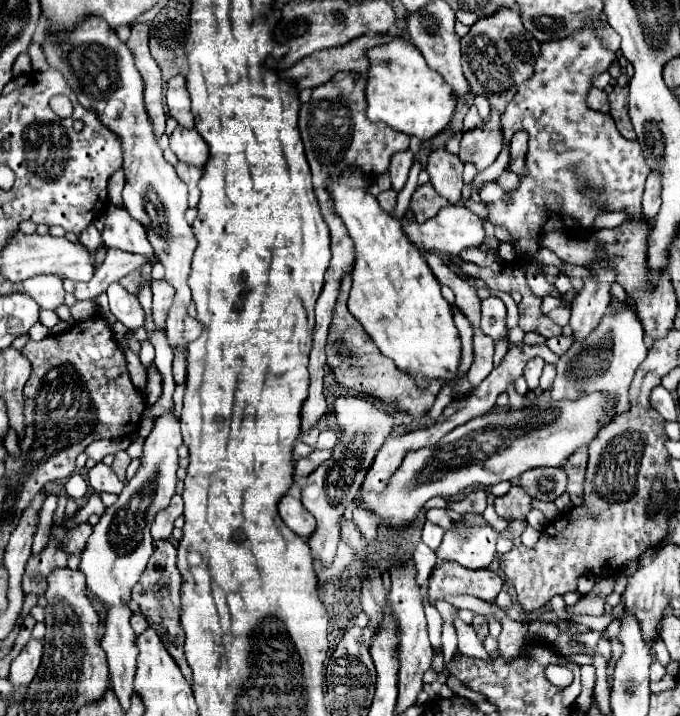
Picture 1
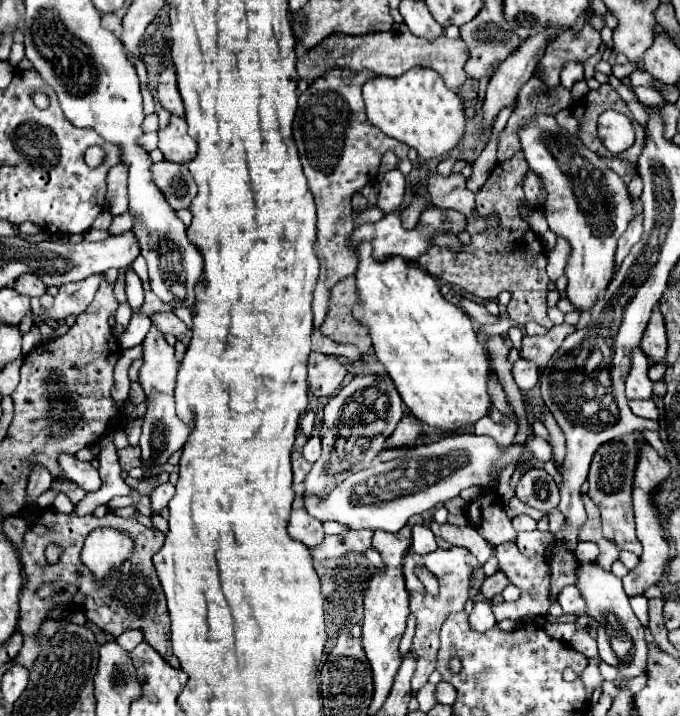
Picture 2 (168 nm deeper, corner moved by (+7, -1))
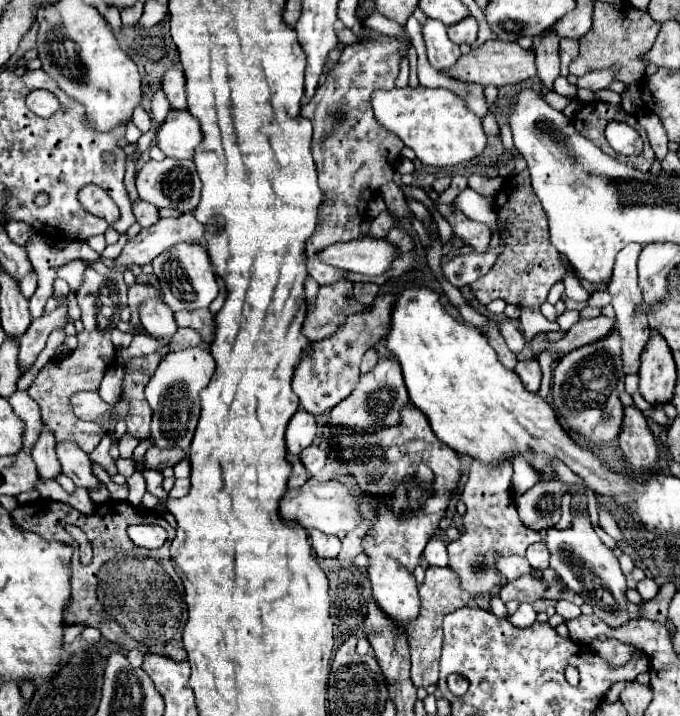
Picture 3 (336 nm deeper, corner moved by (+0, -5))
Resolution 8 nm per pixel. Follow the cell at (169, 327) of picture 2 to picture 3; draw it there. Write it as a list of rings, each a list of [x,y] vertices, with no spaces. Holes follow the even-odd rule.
[[[160,298],[144,300],[138,308],[138,316],[140,316],[142,326],[156,338],[168,340],[178,330],[176,320],[174,320],[174,312]]]

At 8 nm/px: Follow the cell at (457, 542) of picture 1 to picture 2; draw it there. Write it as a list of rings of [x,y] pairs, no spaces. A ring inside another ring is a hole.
[[[451,546],[451,548],[437,548],[435,552],[429,552],[423,556],[423,564],[425,568],[429,568],[431,574],[437,576],[439,580],[439,594],[437,596],[429,596],[429,594],[411,594],[411,610],[417,618],[417,630],[413,636],[413,652],[417,654],[417,670],[413,676],[413,690],[419,690],[421,686],[427,684],[431,672],[435,670],[437,664],[437,650],[439,650],[439,632],[443,622],[447,620],[449,614],[453,612],[461,612],[469,594],[469,578],[473,568],[467,564],[467,556],[471,552],[467,552],[461,546]]]

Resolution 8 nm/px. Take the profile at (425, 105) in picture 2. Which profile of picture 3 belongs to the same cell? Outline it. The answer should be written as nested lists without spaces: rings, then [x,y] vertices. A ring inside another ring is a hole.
[[[392,88],[376,90],[372,94],[372,106],[376,120],[386,130],[400,136],[400,140],[412,148],[422,164],[428,166],[456,166],[480,156],[486,148],[486,134],[482,120],[472,114],[466,104],[446,88]]]

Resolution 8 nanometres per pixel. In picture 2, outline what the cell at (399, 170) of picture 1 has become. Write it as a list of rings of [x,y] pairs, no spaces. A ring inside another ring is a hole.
[[[391,170],[383,176],[381,184],[379,184],[379,202],[377,206],[389,214],[391,210],[395,210],[401,200],[403,200],[403,192],[405,192],[405,176],[401,174],[401,170]]]

